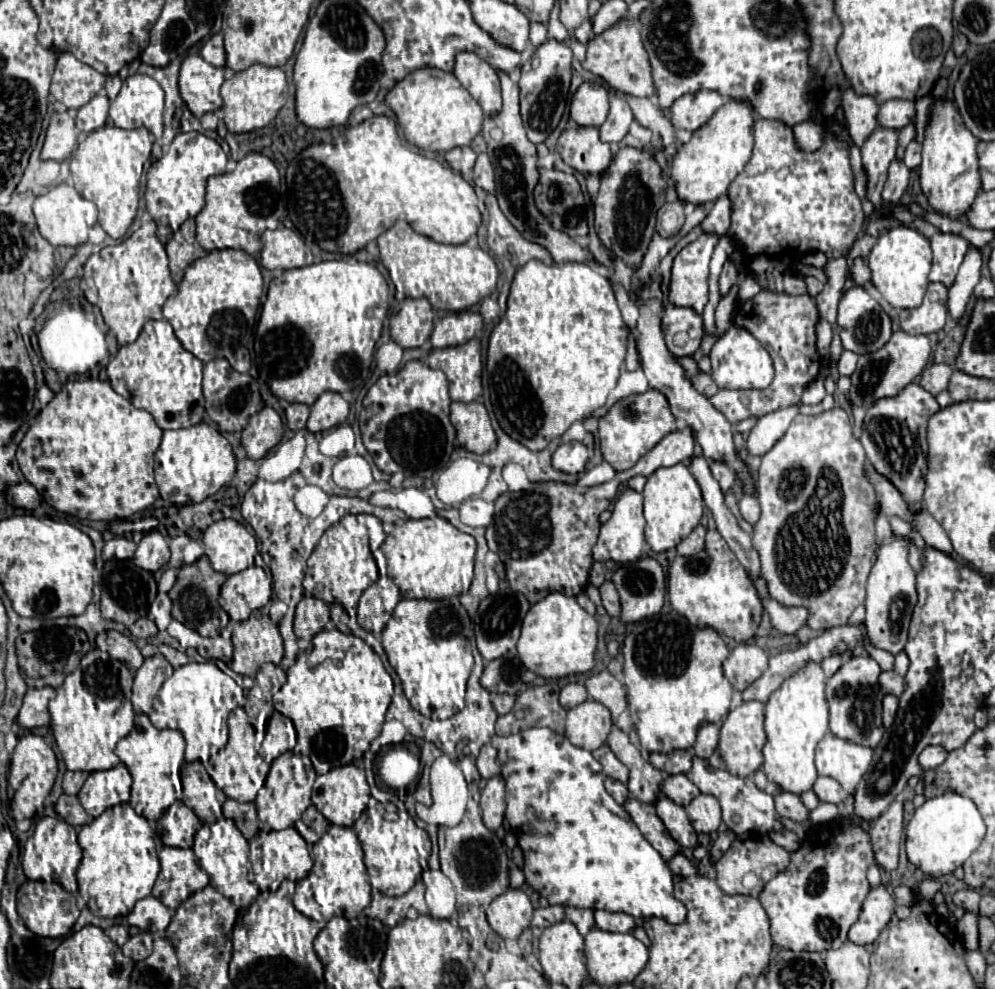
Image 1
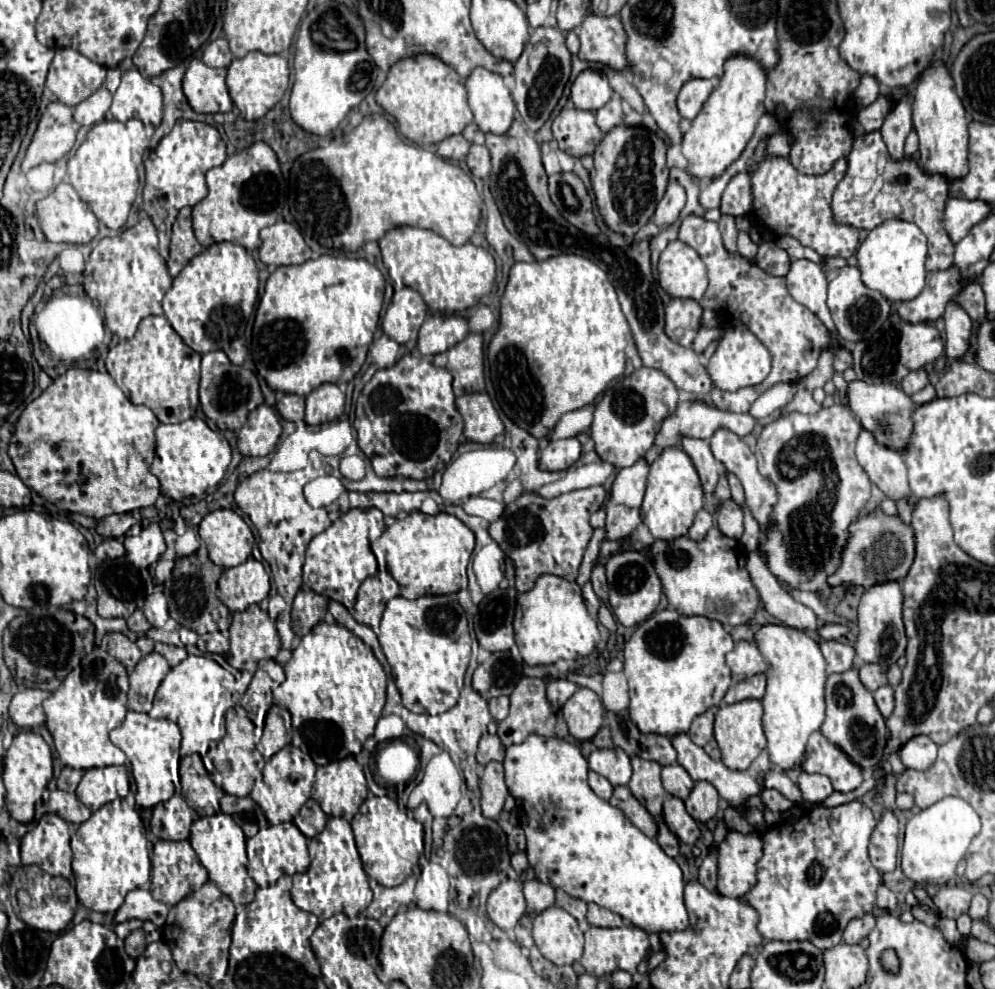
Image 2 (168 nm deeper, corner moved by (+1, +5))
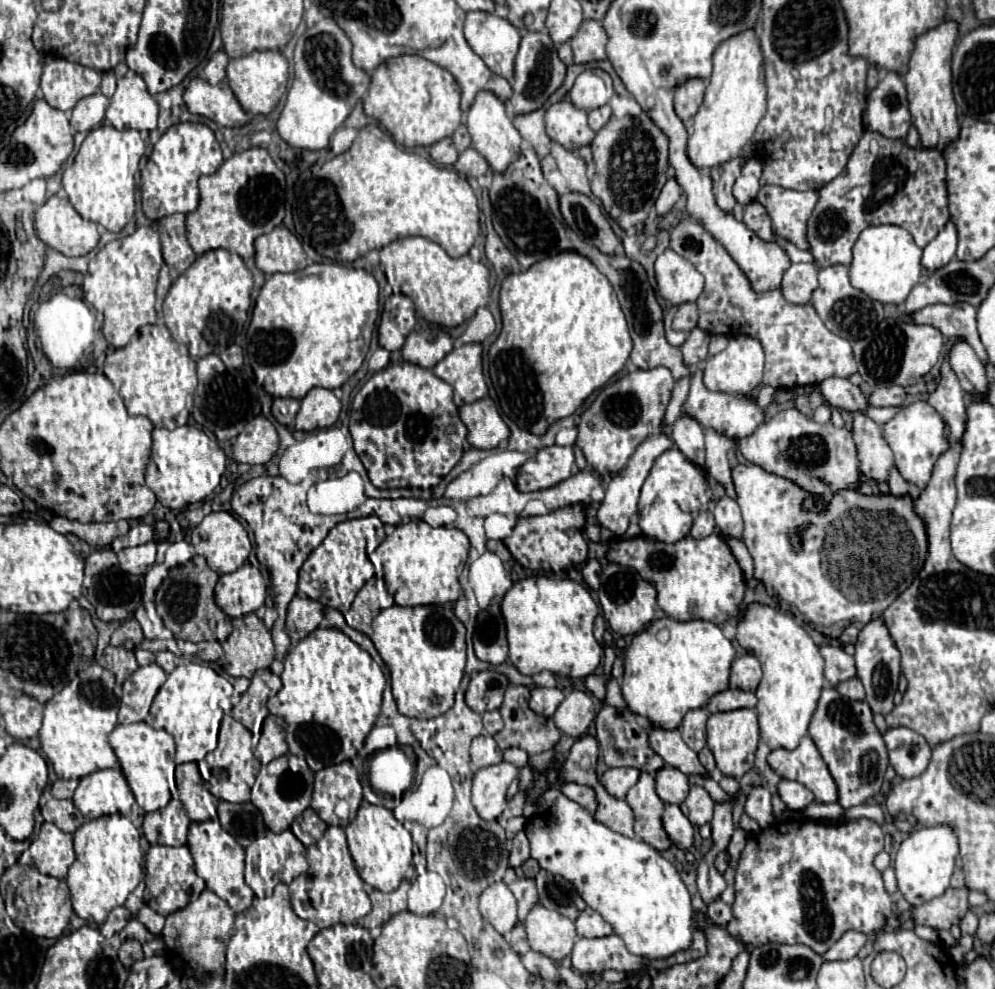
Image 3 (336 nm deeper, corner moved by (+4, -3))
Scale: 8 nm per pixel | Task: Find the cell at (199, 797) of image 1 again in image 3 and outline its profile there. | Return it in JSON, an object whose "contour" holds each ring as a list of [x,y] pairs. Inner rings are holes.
{"contour":[[[183,763],[175,769],[179,799],[191,821],[217,819],[217,799],[203,785],[197,763]]]}

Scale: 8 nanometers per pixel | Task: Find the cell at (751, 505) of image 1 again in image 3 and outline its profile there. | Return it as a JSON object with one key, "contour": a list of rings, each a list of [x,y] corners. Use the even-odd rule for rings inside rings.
{"contour":[[[713,429],[705,431],[705,449],[707,449],[707,463],[705,463],[705,471],[709,477],[713,477],[723,489],[725,493],[735,499],[735,485],[731,479],[731,467],[727,461],[727,451],[735,447],[735,441],[715,433]]]}

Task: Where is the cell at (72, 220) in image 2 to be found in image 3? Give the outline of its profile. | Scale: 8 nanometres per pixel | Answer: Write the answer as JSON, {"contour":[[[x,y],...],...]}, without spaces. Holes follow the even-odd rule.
{"contour":[[[53,195],[47,199],[47,203],[43,203],[37,213],[35,213],[35,227],[37,227],[37,237],[47,245],[53,247],[57,251],[61,251],[67,257],[79,257],[79,255],[87,255],[89,251],[93,251],[99,243],[99,233],[97,233],[97,223],[93,221],[85,221],[69,203],[67,197],[59,197]]]}

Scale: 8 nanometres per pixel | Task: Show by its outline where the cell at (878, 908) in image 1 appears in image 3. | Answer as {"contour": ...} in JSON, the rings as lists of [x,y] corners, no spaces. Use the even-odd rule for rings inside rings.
{"contour":[[[847,931],[823,957],[827,961],[835,961],[835,959],[851,959],[859,953],[861,947],[865,947],[865,943],[869,941],[869,937],[865,933],[859,931]]]}

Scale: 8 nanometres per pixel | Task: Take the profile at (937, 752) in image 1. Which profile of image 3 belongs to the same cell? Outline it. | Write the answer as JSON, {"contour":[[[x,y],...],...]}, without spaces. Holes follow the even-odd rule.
{"contour":[[[897,727],[889,729],[883,739],[889,751],[891,767],[899,777],[919,777],[927,769],[931,759],[931,747],[927,745],[925,737],[911,729]]]}

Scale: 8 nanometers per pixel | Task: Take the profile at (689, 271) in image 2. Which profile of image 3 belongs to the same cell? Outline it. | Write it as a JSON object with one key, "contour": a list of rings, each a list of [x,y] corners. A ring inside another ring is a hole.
{"contour":[[[667,249],[655,261],[655,277],[659,293],[673,305],[697,301],[703,291],[703,277],[691,261]]]}

